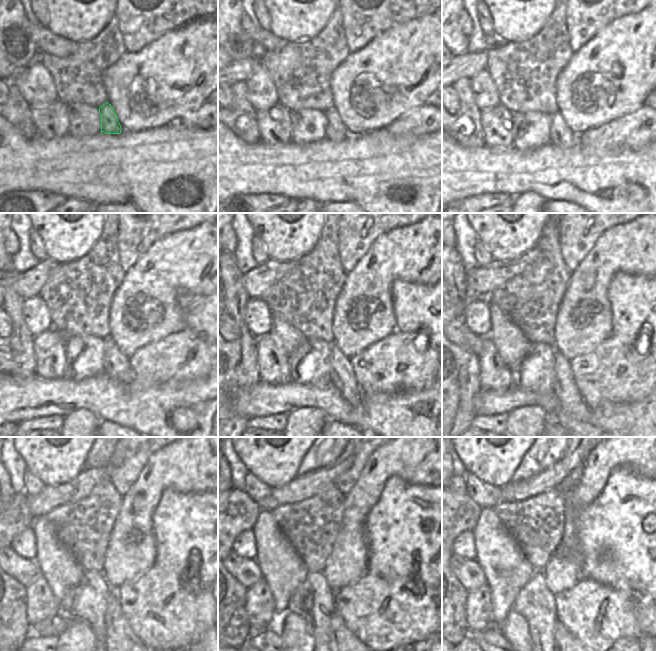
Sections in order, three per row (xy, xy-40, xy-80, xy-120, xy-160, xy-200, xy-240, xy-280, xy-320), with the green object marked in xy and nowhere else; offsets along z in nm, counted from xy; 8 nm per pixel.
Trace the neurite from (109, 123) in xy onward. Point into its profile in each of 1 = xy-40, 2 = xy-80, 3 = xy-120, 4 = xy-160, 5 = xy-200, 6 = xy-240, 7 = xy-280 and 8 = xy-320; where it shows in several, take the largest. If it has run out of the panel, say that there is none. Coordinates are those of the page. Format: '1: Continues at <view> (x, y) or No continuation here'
1: Continues at xy-40 (335, 131)
2: Continues at xy-80 (561, 136)
3: Continues at xy-120 (115, 365)
4: Continues at xy-160 (341, 374)
5: Continues at xy-200 (574, 414)
6: Continues at xy-240 (120, 640)
7: Continues at xy-280 (341, 640)
8: Continues at xy-320 (564, 640)

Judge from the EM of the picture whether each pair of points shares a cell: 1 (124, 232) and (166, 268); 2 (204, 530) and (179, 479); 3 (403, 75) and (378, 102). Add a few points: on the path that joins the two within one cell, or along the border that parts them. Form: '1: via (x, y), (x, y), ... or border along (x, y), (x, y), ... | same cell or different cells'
1: border along (165, 237), (158, 240), (130, 268) | different cells
2: border along (163, 490), (173, 488), (184, 493), (207, 492) | different cells
3: via (396, 82), (385, 95) | same cell

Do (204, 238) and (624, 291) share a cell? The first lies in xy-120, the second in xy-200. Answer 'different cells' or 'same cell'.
different cells

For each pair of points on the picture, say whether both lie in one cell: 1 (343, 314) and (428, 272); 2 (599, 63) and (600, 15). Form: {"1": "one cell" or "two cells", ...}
{"1": "one cell", "2": "two cells"}

